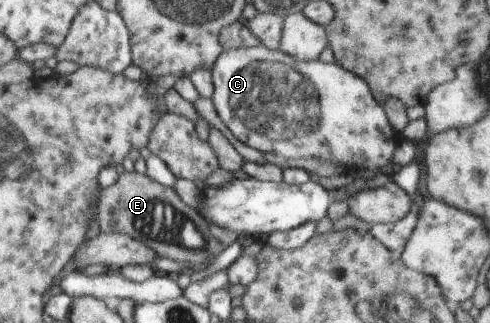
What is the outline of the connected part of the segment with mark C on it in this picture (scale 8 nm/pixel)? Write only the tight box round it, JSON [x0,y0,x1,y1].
[209,44,398,182]

